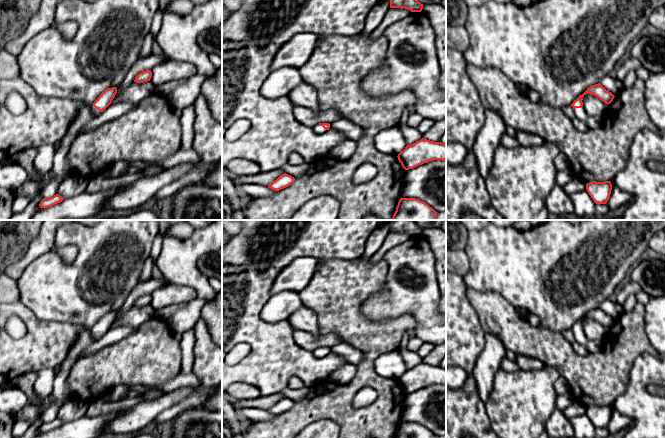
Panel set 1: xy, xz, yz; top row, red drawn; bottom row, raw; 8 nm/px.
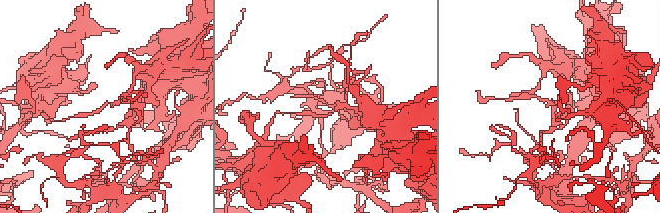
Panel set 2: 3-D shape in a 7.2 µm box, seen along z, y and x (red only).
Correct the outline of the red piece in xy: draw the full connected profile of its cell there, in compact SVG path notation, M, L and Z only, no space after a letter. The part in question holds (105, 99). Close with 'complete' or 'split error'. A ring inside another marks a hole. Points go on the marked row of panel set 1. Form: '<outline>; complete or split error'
M116 87L108 88L101 93L93 104L90 104L91 114L94 118L99 116L112 103L116 93Z; split error

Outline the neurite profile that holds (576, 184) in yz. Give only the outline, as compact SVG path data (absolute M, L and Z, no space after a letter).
M574 176L573 179L563 187L563 189L568 195L572 195L573 193L585 190L586 183L578 176Z

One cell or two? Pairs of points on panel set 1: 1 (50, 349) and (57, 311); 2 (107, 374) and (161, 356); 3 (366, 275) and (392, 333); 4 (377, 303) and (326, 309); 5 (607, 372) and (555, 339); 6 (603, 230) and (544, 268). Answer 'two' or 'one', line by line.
1: two
2: one
3: one
4: two
5: one
6: one

